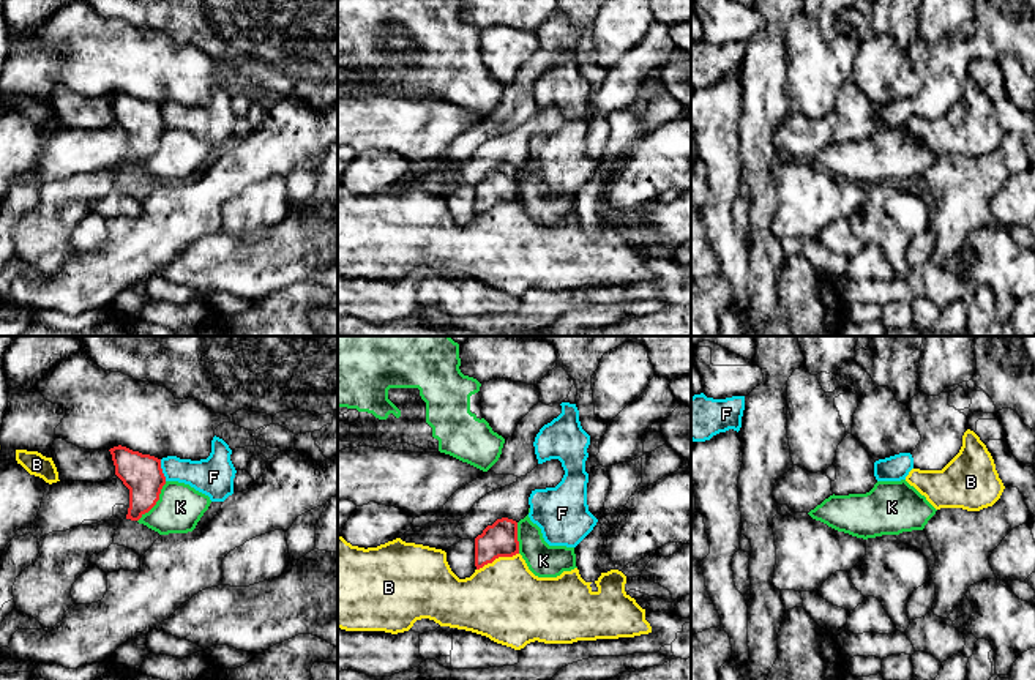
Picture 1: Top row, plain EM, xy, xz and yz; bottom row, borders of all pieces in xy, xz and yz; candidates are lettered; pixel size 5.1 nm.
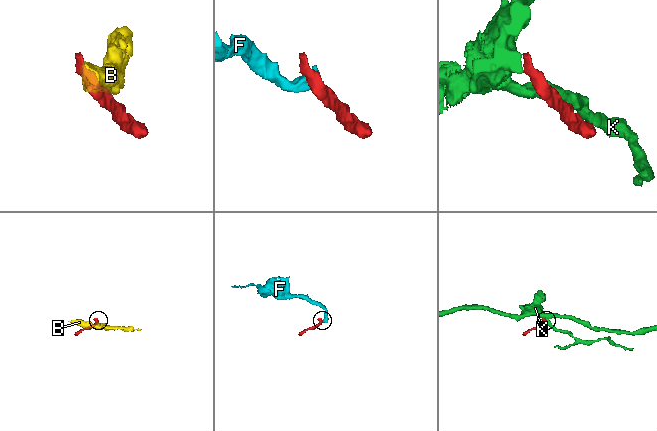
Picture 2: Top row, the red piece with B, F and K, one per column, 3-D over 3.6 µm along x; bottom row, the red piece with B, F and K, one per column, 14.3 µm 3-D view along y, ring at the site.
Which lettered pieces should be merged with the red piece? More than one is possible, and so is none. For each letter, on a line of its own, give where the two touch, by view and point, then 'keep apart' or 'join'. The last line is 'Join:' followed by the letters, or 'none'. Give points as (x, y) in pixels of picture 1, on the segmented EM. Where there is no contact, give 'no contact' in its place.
B: xz (497, 557) | keep apart
F: xy (161, 470) | keep apart
K: xy (156, 500) | keep apart
Join: none

